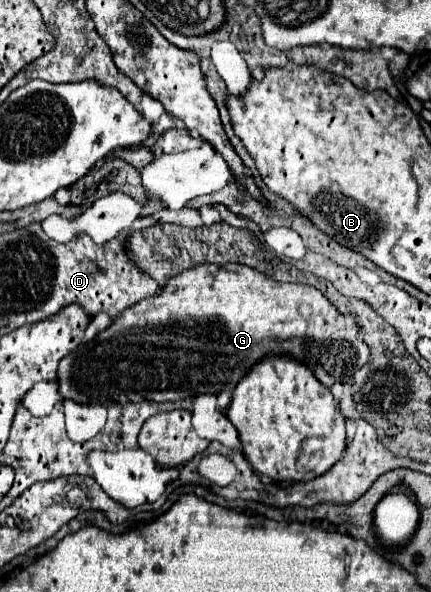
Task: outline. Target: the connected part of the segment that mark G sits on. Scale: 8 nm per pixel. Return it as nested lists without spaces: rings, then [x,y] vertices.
[[[199,264],[173,276],[159,294],[123,310],[97,338],[67,354],[59,362],[57,386],[63,400],[73,400],[83,406],[127,402],[131,392],[133,396],[139,394],[141,400],[173,402],[205,392],[219,394],[221,390],[233,390],[251,364],[279,350],[307,364],[329,388],[349,380],[371,360],[371,348],[359,338],[357,320],[349,314],[341,314],[329,298],[313,286],[283,284],[245,264]]]

